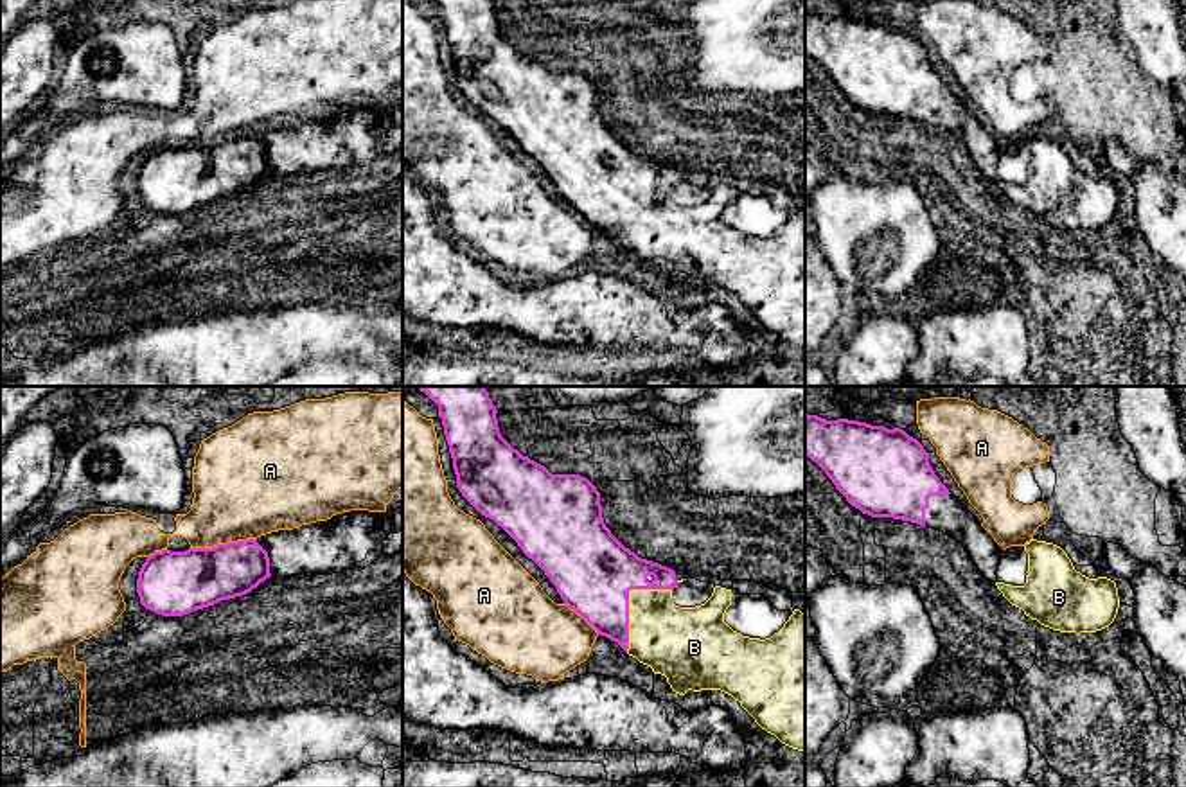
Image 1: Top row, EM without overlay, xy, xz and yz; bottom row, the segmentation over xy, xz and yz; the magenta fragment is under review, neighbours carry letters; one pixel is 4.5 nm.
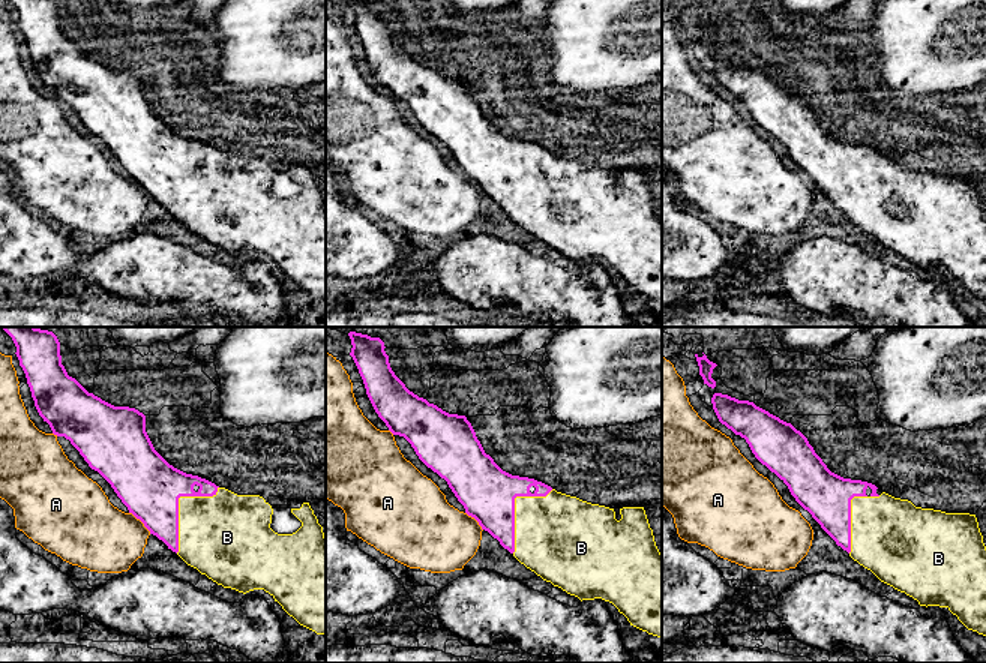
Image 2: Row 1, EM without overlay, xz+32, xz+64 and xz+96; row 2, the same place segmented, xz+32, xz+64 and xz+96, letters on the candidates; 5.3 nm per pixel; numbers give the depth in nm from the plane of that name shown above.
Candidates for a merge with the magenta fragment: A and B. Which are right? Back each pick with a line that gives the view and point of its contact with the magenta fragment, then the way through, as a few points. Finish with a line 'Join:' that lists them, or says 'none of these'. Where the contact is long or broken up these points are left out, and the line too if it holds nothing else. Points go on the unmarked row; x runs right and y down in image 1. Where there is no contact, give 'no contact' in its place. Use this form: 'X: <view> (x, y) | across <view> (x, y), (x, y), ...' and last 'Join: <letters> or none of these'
B: xz (628, 198) | across xz (592, 168), (628, 198), (669, 236)
Join: B

